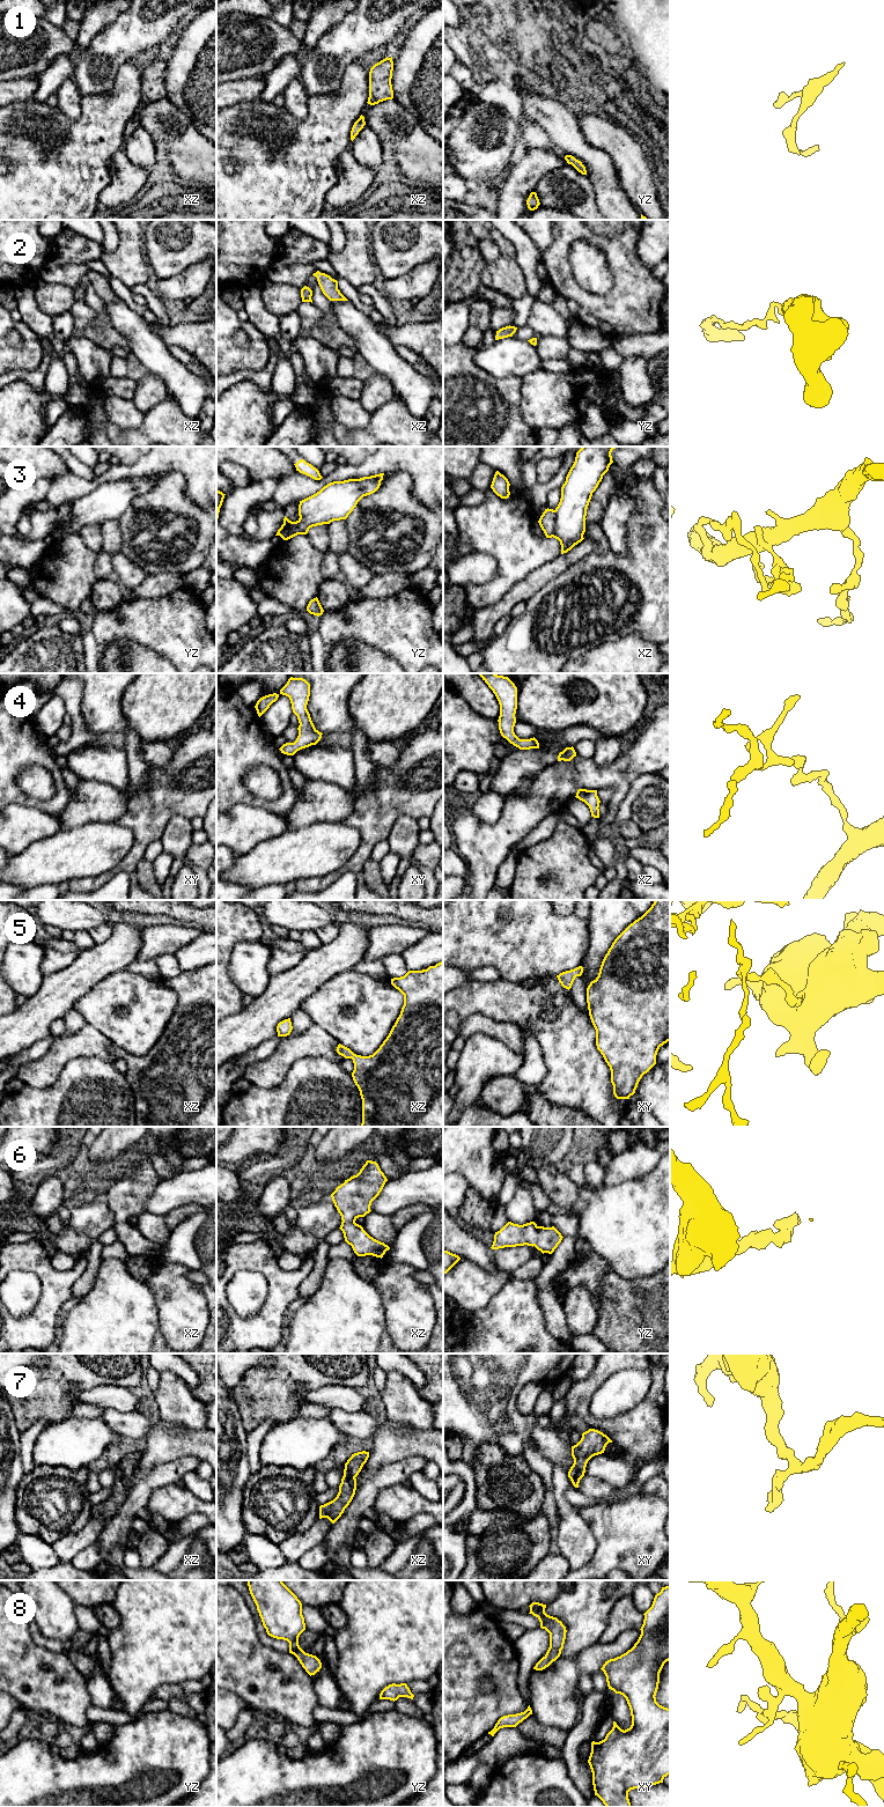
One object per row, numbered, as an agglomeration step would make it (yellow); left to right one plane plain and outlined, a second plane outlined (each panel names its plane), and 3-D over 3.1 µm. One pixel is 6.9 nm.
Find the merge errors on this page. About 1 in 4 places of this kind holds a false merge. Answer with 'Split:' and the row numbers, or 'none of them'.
Split: 3

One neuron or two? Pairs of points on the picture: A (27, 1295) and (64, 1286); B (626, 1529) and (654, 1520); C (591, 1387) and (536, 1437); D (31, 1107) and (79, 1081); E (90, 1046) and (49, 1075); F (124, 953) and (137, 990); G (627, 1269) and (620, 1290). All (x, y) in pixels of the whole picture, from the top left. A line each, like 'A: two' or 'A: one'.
A: two
B: one
C: two
D: one
E: one
F: two
G: two

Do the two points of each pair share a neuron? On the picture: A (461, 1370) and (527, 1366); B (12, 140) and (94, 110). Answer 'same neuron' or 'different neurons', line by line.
A: same neuron
B: same neuron

